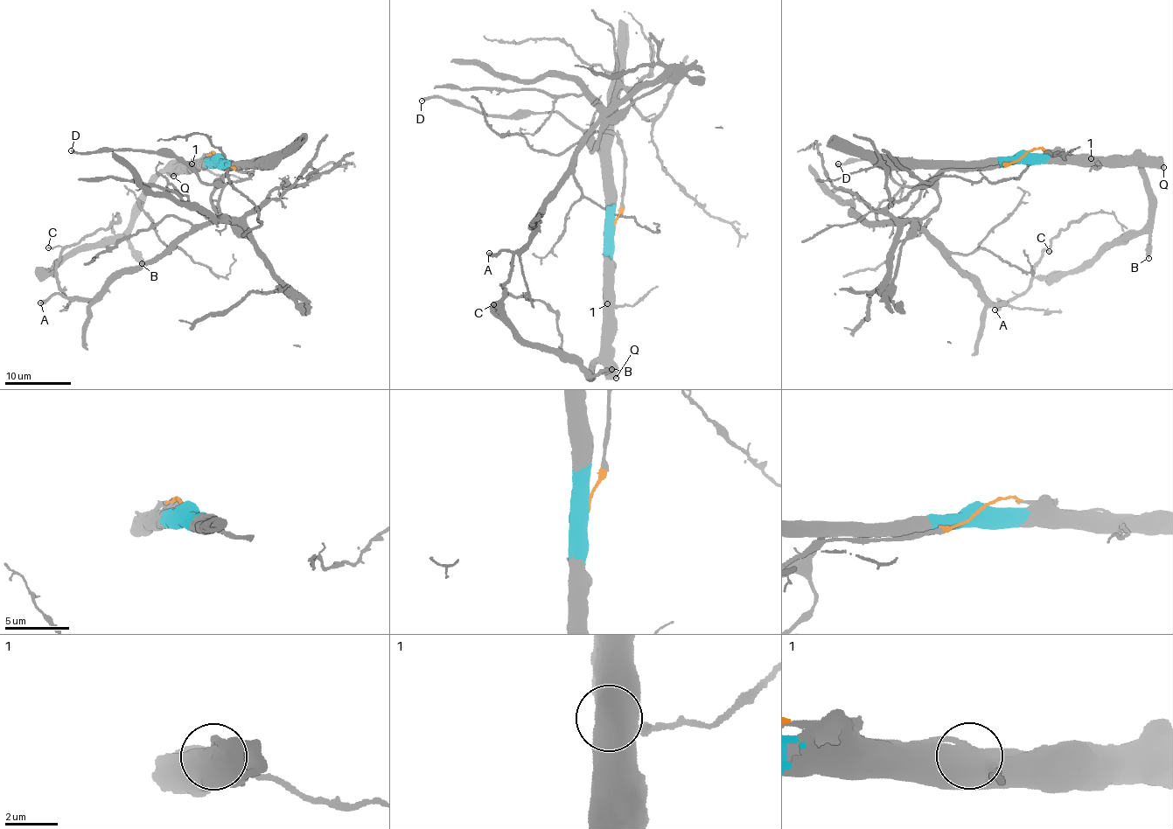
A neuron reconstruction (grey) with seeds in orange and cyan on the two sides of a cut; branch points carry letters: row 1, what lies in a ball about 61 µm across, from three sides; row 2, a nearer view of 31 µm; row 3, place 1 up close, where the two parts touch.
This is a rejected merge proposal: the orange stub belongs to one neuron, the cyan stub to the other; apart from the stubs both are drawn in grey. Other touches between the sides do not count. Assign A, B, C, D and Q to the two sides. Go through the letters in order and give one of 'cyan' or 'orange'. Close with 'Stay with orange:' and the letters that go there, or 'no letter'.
A: orange
B: cyan
C: orange
D: cyan
Q: cyan
Stay with orange: A, C

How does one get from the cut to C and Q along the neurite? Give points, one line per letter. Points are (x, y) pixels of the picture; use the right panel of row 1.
C: (1023, 155), (924, 181), (902, 218), (942, 243), (993, 303), (1020, 296), (1050, 251)
Q: (1023, 155), (1028, 159), (1131, 161), (1134, 163), (1164, 168)

